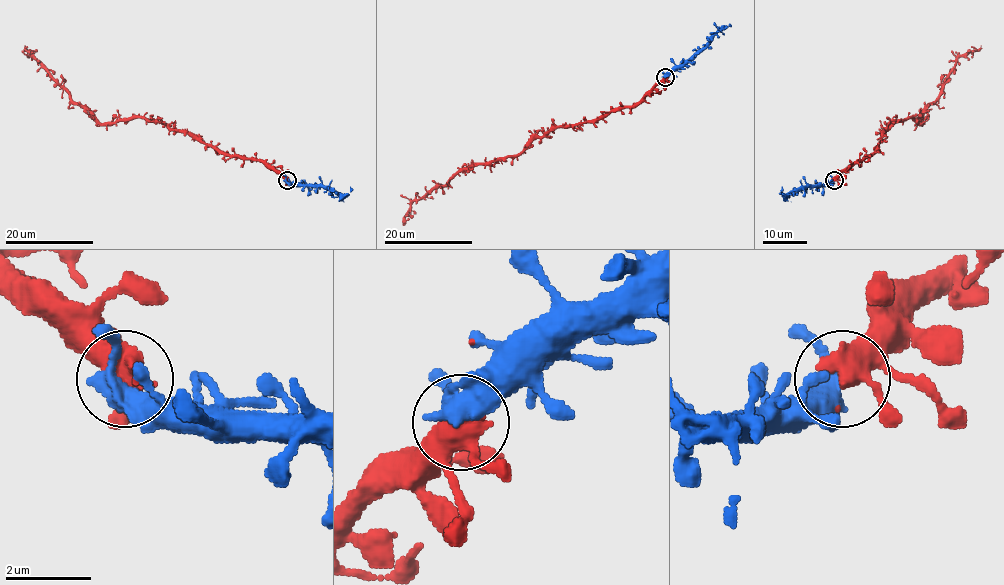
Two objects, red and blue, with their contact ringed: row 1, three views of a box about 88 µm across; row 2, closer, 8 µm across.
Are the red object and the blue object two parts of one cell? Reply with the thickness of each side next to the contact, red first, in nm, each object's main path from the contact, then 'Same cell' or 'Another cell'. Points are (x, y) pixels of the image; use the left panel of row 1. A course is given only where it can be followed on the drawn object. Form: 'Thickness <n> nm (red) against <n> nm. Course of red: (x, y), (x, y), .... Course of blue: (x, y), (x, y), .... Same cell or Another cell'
Thickness 400 nm (red) against 480 nm. Course of red: (286, 180), (255, 159), (229, 157), (163, 124), (143, 118), (100, 124), (72, 99), (24, 45). Course of blue: (286, 180), (292, 183), (322, 184), (343, 194), (350, 192), (350, 186). Same cell

